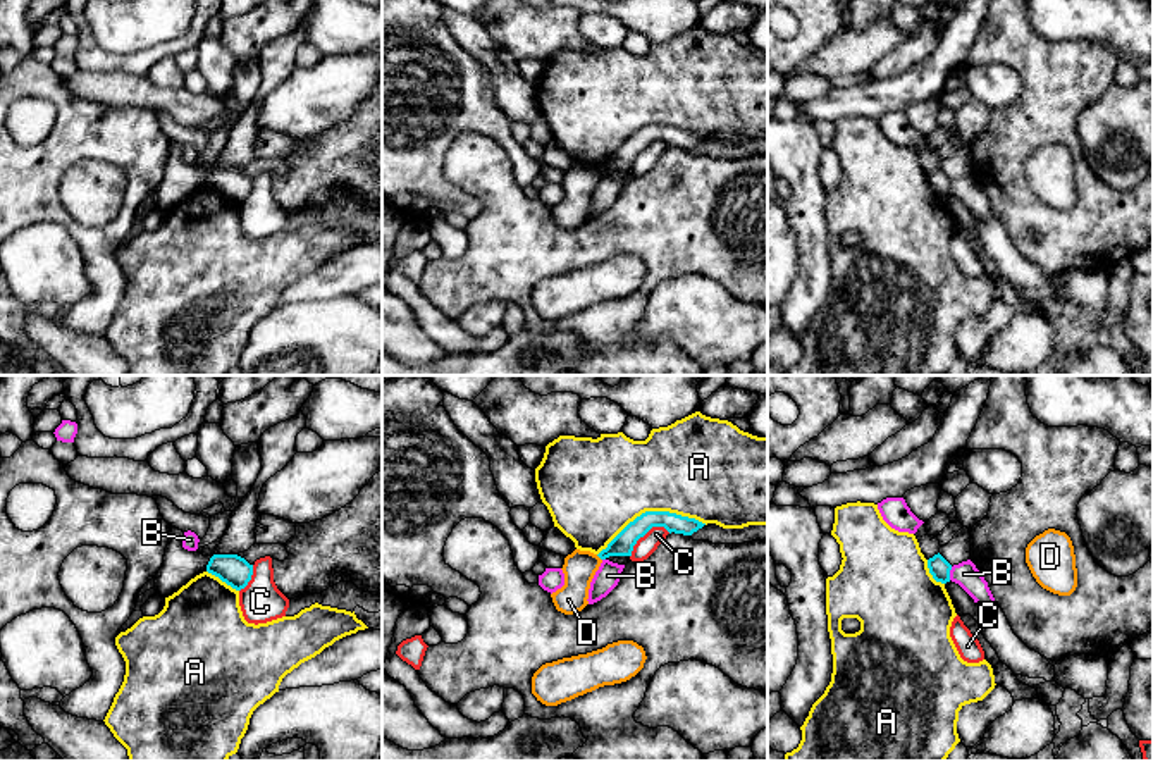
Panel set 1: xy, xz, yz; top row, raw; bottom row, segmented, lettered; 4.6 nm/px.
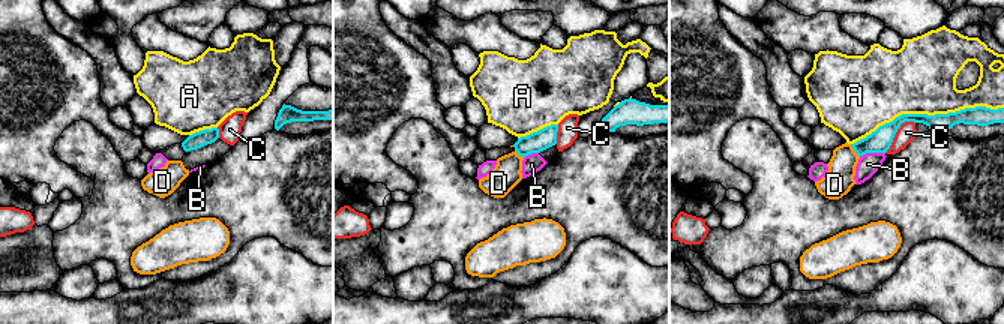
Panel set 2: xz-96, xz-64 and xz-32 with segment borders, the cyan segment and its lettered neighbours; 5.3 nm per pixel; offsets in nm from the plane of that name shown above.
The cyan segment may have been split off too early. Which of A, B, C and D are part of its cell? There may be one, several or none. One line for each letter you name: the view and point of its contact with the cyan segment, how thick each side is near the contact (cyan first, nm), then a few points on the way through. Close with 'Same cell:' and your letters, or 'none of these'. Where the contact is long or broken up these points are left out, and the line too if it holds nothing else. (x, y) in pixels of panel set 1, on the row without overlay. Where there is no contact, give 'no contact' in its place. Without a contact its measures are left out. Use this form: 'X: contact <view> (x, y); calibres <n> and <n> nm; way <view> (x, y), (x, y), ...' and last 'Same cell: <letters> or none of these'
Same cell: none of these

